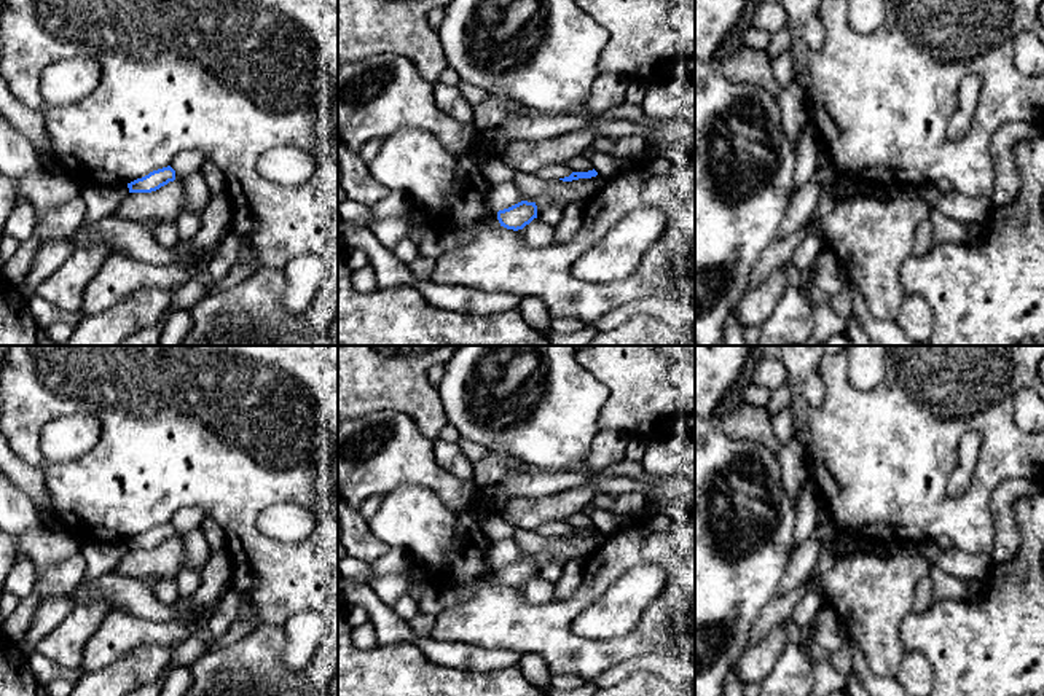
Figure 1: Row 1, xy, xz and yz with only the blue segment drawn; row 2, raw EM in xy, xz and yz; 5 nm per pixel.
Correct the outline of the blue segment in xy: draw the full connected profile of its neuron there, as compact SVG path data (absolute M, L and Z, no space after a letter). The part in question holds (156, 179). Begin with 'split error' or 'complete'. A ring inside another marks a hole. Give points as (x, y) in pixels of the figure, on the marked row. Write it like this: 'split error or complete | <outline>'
complete | M167 166L128 183L129 193L151 193L175 180L175 170Z

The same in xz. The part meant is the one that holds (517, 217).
complete | M521 201L508 209L497 212L497 220L500 226L507 229L523 229L534 218L537 218L537 205L536 202Z

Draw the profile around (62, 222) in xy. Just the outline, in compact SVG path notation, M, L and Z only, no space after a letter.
M81 196L48 210L37 213L32 236L19 242L16 253L5 261L3 277L11 283L19 283L29 276L38 245L45 239L72 239L86 217L86 204Z

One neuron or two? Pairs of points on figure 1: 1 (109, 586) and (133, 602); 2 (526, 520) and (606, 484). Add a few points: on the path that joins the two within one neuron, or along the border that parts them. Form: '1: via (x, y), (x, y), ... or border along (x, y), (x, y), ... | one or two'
1: via (115, 590), (126, 596) | one
2: via (545, 510), (560, 507), (587, 492) | one

